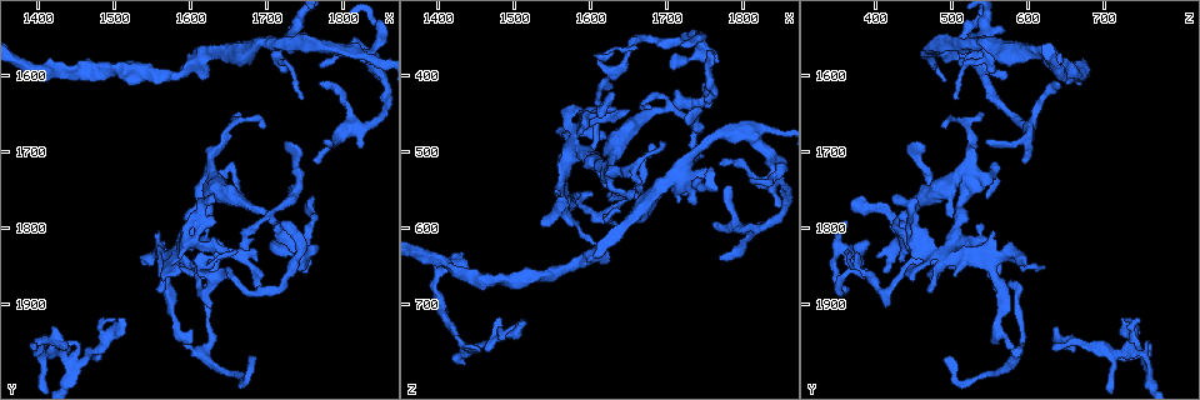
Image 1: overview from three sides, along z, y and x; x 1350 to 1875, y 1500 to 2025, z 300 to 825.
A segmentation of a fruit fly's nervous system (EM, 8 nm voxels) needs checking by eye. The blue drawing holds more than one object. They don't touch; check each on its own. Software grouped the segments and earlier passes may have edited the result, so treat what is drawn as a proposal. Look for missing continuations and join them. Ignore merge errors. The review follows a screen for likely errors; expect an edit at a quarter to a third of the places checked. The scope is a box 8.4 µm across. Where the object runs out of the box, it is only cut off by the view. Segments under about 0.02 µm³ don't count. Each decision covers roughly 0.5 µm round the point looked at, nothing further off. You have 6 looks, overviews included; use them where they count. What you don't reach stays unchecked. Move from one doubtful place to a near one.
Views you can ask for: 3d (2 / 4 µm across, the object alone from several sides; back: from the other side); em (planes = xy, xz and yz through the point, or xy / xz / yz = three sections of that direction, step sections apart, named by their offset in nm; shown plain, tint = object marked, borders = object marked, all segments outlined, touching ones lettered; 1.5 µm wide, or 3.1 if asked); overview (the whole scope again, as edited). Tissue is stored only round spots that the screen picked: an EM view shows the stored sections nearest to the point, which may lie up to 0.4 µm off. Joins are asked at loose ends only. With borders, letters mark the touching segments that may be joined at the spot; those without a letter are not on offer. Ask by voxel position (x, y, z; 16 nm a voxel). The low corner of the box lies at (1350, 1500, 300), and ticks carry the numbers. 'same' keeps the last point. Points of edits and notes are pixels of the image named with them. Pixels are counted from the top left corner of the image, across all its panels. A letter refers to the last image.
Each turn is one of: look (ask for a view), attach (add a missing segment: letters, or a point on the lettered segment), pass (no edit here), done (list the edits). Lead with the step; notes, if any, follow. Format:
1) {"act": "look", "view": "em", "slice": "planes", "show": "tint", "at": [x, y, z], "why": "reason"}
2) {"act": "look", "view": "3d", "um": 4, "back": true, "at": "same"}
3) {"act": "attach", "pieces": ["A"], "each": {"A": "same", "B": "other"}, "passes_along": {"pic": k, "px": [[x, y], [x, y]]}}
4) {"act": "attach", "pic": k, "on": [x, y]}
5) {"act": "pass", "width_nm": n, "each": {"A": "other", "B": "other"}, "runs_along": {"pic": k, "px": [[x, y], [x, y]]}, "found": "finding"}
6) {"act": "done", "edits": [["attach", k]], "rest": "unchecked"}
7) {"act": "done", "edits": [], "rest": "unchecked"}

{"act": "look", "view": "em", "slice": "planes", "show": "tint", "at": [1480, 1965, 720]}

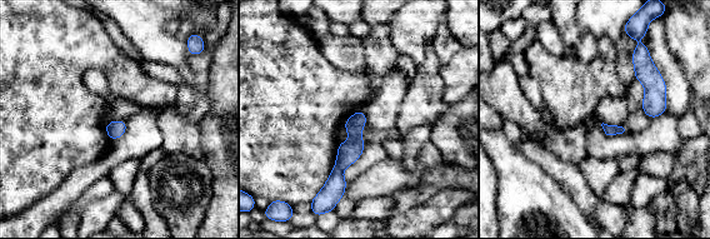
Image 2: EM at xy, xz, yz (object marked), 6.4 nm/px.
{"act": "look", "view": "em", "slice": "planes", "show": "borders", "at": "same"}

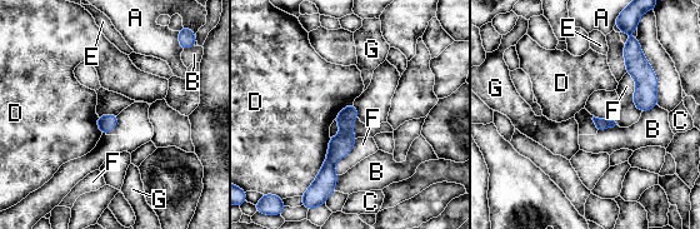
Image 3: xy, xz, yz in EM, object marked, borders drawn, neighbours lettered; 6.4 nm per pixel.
{"act": "pass", "each": {"A": "other", "B": "other", "C": "other", "D": "other", "E": "other", "F": "other", "G": "other"}, "found": "none of them fits"}

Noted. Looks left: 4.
{"act": "look", "view": "em", "slice": "xy", "step": 4, "show": "tint", "at": [1700, 1665, 495], "why": "an open end"}

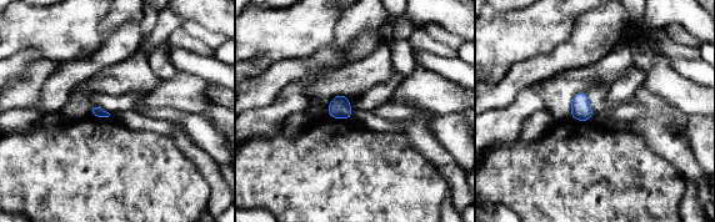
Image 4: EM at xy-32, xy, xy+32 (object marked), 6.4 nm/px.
{"act": "look", "view": "em", "slice": "planes", "show": "borders", "at": "same"}

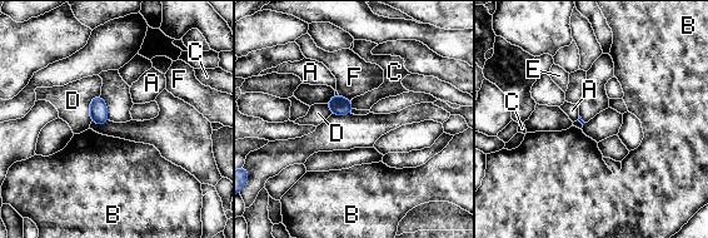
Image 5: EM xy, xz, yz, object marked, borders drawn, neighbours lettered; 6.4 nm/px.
{"act": "pass", "each": {"A": "other", "B": "other", "C": "other", "D": "other", "E": "other", "F": "other"}, "found": "none of them fits"}

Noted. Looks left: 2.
{"act": "look", "view": "em", "slice": "yz", "step": 4, "show": "borders", "at": [1665, 1760, 550], "why": "tapers out"}

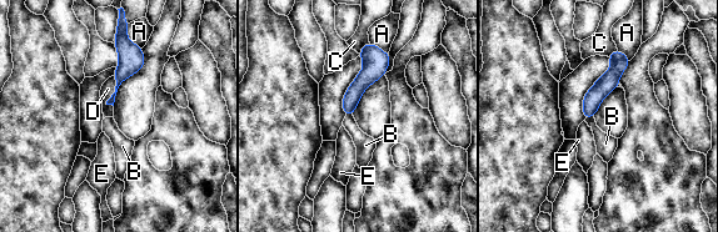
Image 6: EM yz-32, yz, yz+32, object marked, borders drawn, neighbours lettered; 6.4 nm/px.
{"act": "look", "view": "em", "slice": "planes", "show": "borders", "at": "same", "why": "another direction"}

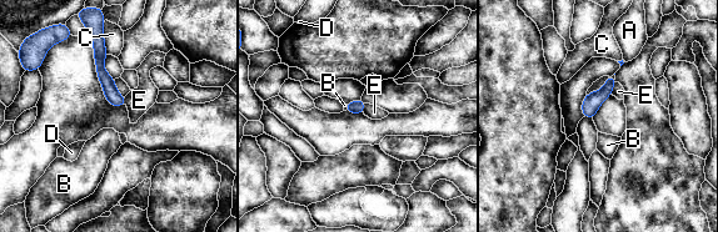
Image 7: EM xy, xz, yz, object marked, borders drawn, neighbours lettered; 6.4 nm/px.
{"act": "pass", "width_nm": 80, "each": {"A": "other", "B": "other", "C": "other", "D": "other", "E": "other"}, "runs_along": {"pic": 7, "px": [[99, 44], [100, 71], [121, 102]]}, "found": "no lettered segment goes on from it"}

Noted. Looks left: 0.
{"act": "done", "edits": [], "rest": "unchecked"}

